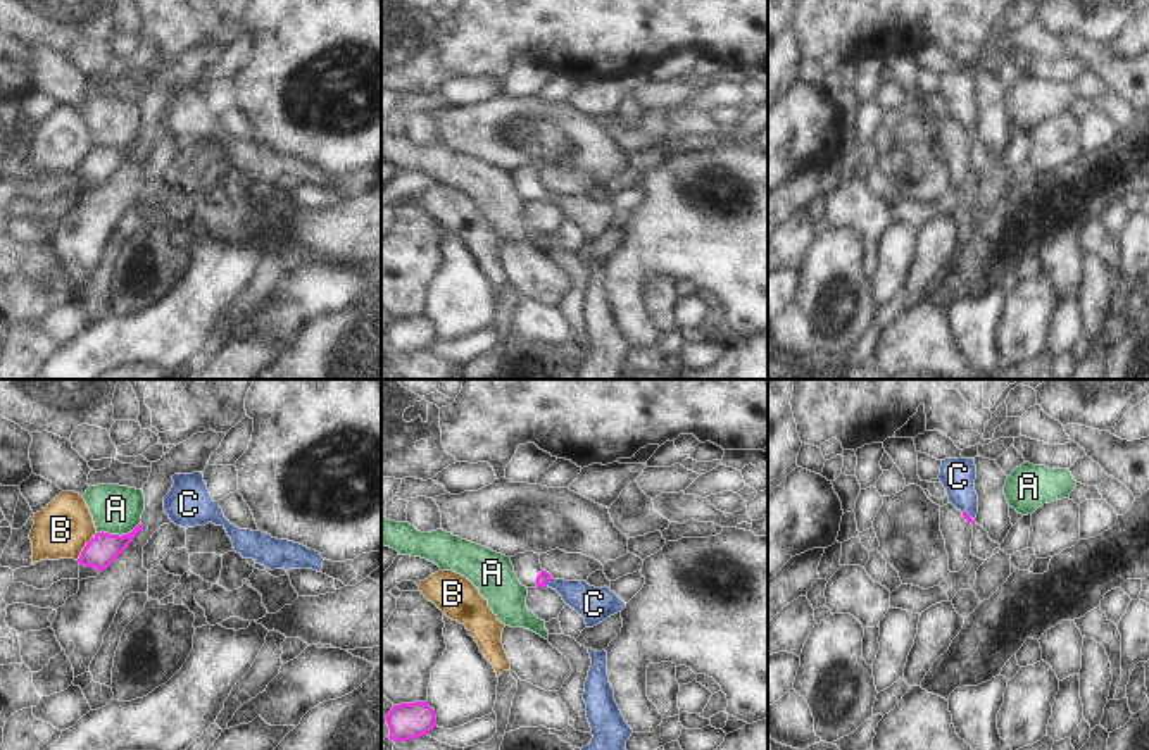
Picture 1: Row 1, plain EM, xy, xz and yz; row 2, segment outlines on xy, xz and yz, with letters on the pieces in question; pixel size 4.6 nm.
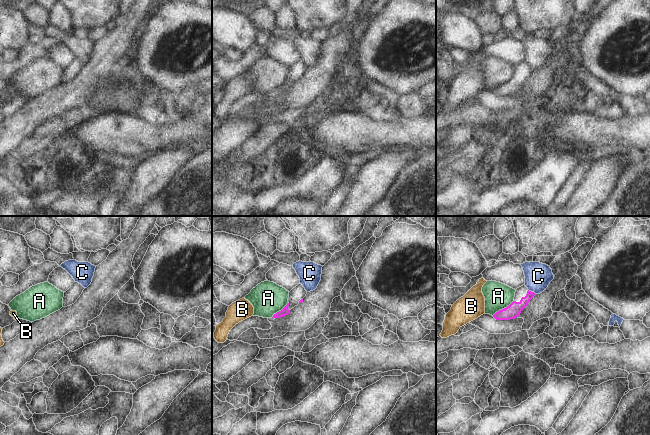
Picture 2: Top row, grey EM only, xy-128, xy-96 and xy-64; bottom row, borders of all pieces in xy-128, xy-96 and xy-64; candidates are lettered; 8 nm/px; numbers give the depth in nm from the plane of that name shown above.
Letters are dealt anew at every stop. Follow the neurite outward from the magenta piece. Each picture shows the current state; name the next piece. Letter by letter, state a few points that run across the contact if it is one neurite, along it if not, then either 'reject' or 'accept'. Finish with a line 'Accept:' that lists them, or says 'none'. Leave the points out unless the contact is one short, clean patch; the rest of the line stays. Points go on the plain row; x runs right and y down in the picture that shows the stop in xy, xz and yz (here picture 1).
A: line xy (138, 137), (121, 149), (97, 147); reject
B: line xy (97, 147), (76, 173); reject
C: line xz (551, 192), (546, 199); reject
Accept: none

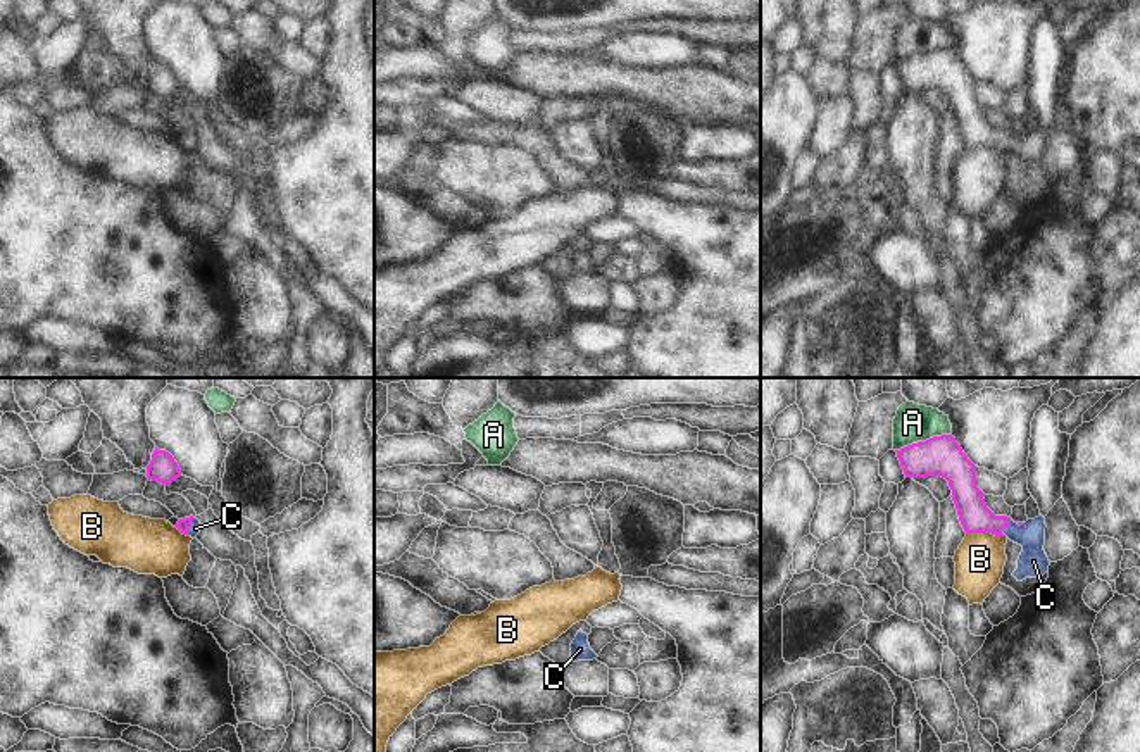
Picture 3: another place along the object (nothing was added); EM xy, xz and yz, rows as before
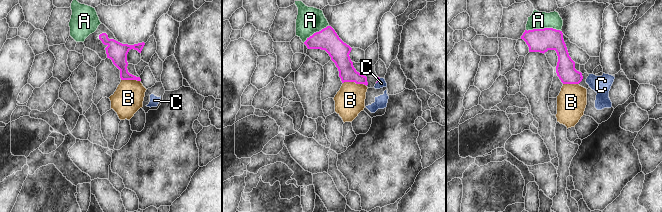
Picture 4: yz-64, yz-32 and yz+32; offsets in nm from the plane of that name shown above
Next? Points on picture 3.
A: line yz (951, 47), (918, 54), (895, 64); reject
B: line yz (966, 145), (990, 145), (1004, 150); reject
C: line yz (975, 130), (1004, 140), (1032, 162), (1033, 175); accept
Accept: C

